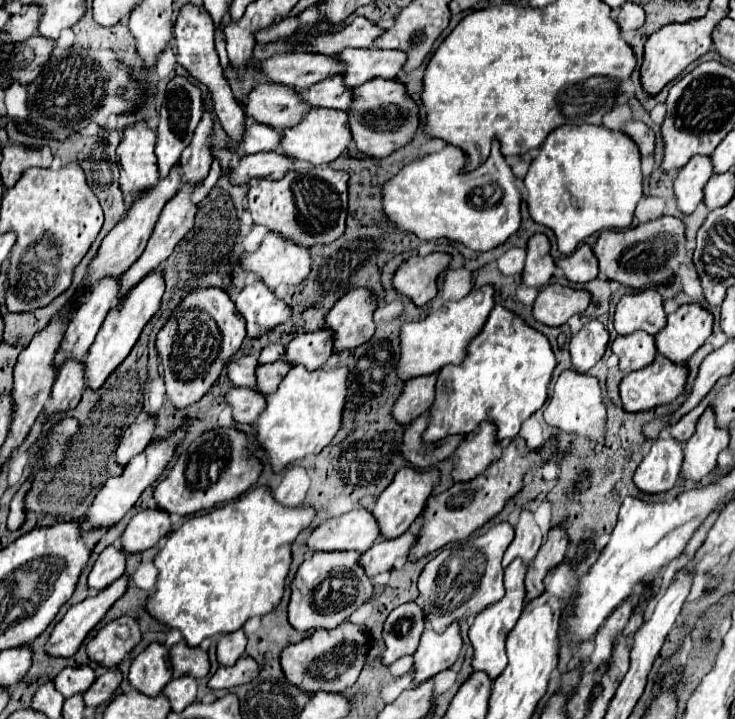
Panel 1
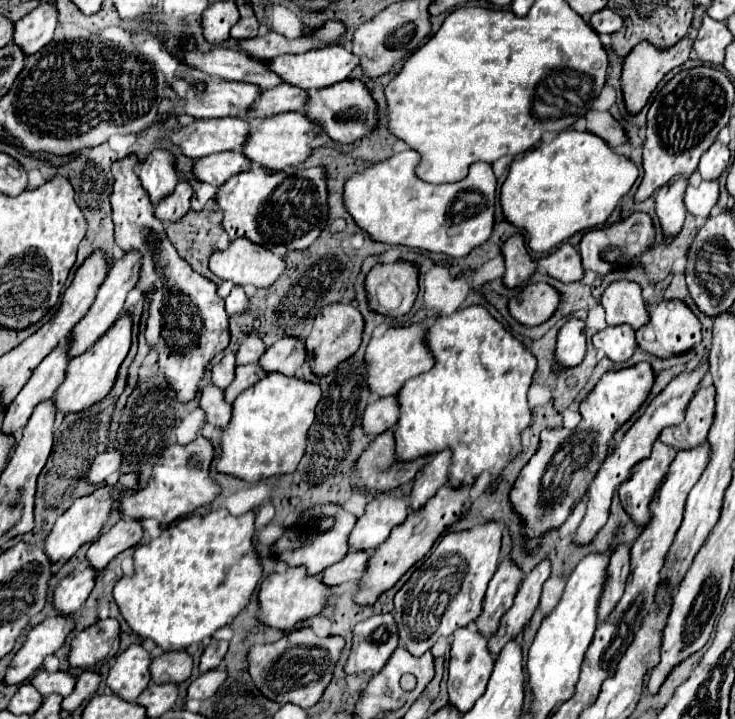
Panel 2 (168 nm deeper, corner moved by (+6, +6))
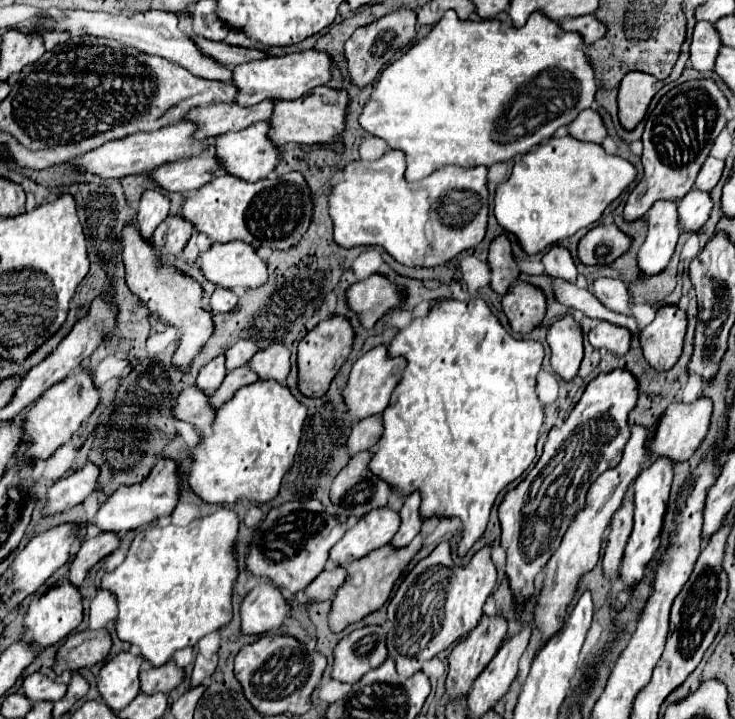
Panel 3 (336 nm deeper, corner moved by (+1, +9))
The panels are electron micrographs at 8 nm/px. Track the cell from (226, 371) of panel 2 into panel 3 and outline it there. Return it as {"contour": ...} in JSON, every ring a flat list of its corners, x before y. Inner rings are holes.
{"contour":[[219,355,213,361,209,361,205,367,201,367,195,387,199,387,205,393,213,393,213,389,217,389,217,385,221,385,225,373,227,373,225,371,225,357]]}

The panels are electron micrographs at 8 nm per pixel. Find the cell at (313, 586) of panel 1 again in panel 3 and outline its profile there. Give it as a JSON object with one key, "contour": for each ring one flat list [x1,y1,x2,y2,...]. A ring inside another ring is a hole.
{"contour":[[259,583,241,601,241,633,259,635,279,629,289,617,289,605,279,589,269,583]]}

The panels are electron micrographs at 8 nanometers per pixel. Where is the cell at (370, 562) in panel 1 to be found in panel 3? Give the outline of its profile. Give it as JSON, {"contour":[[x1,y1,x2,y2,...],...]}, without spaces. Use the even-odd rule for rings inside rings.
{"contour":[[331,567,329,571,325,569,307,589,305,595,309,599,309,603,319,603,319,601,327,601,333,599,333,593,339,589,341,581,345,581,345,567]]}

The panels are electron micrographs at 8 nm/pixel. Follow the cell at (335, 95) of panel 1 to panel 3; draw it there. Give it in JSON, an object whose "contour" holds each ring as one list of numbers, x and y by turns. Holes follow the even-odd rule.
{"contour":[[261,101,261,105,251,105,249,109,237,109,233,103,215,103,215,105,199,105,191,109,183,121,195,123,195,139,217,137,227,131,241,131,257,121,265,121,269,117,269,109,273,109,275,101]]}

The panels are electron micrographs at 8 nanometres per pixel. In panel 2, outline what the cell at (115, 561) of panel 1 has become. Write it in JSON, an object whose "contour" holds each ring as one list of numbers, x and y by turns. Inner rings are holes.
{"contour":[[90,564,76,568,54,590,54,606,60,614,76,614,96,586,96,570]]}

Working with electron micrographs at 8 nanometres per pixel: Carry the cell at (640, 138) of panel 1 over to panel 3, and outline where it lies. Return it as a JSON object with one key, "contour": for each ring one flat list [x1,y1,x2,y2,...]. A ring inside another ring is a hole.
{"contour":[[593,109,581,111,577,115,577,119,567,125,567,131,569,131,571,137,575,137,579,141,597,143,597,145,601,145,603,139,607,137,607,129,605,129,599,113,593,111]]}

